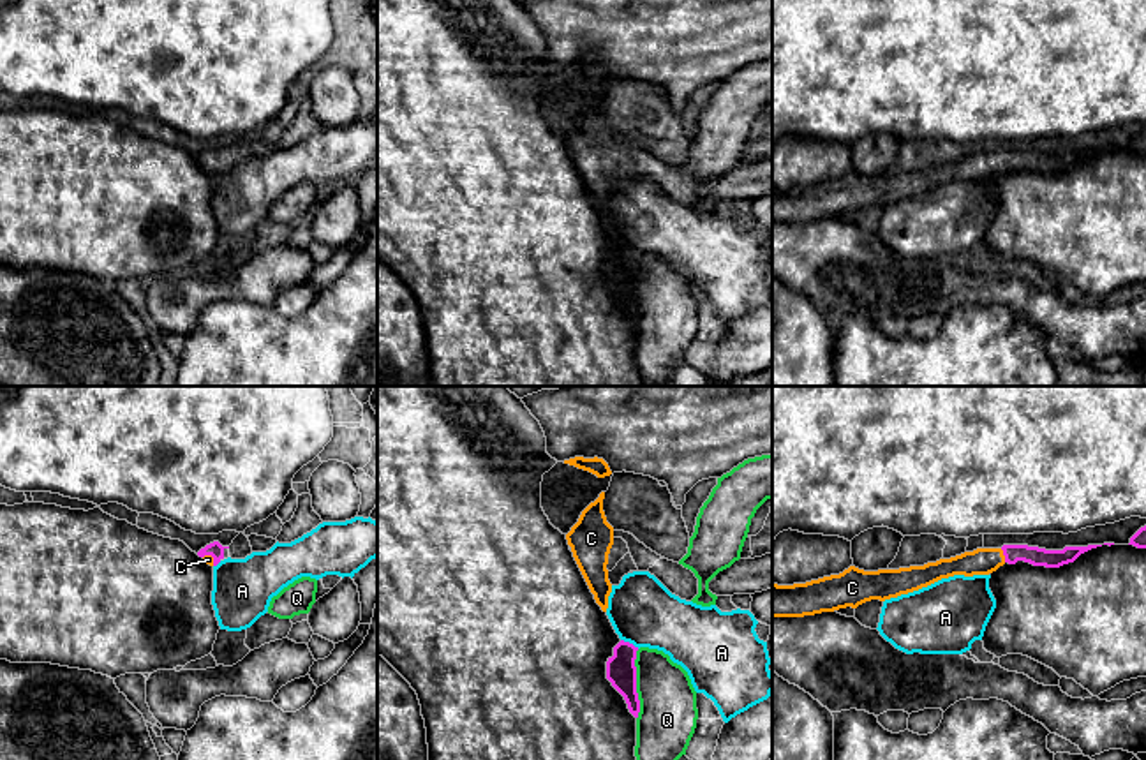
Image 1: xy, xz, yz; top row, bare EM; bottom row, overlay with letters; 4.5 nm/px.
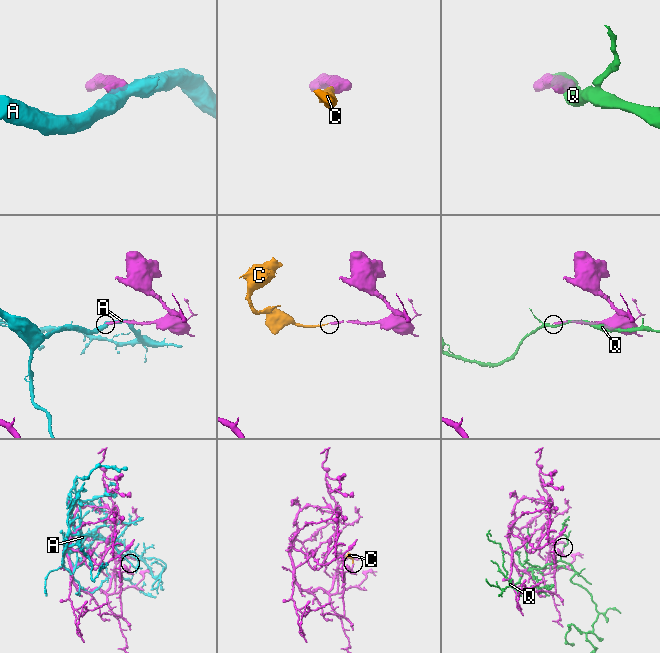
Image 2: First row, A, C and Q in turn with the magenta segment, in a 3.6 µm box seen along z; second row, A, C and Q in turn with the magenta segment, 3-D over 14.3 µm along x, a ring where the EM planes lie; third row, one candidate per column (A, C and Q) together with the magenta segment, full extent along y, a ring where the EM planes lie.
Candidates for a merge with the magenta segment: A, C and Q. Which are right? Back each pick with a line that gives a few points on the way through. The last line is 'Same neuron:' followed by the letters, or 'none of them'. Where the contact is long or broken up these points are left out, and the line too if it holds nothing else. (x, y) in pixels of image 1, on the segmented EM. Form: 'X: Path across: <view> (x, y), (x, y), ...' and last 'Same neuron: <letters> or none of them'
C: Path across: yz (1035, 556), (1004, 554), (982, 561)
Same neuron: C

